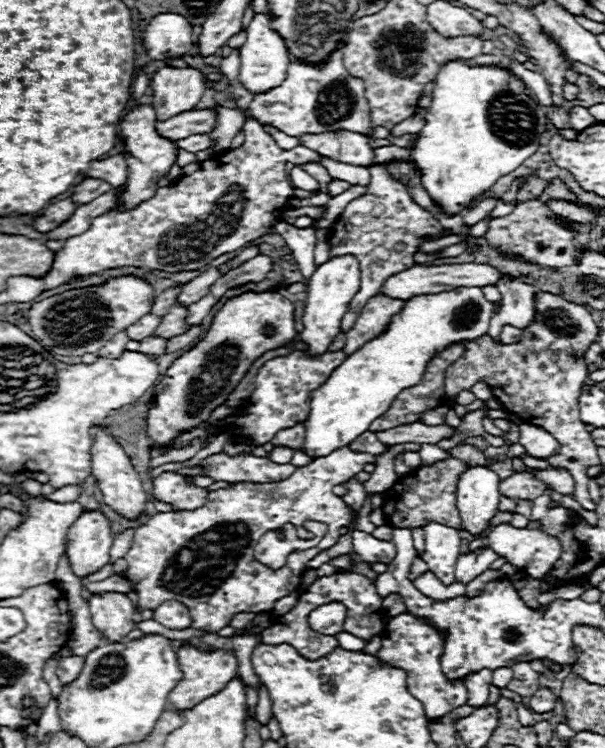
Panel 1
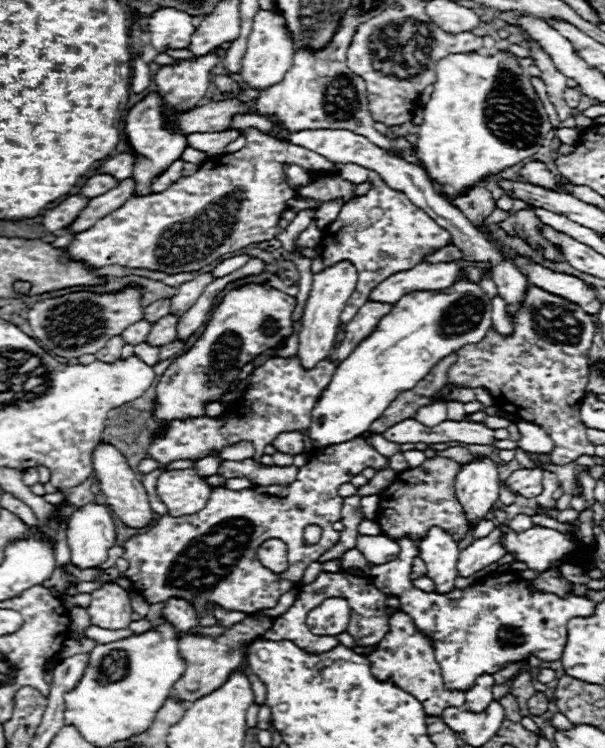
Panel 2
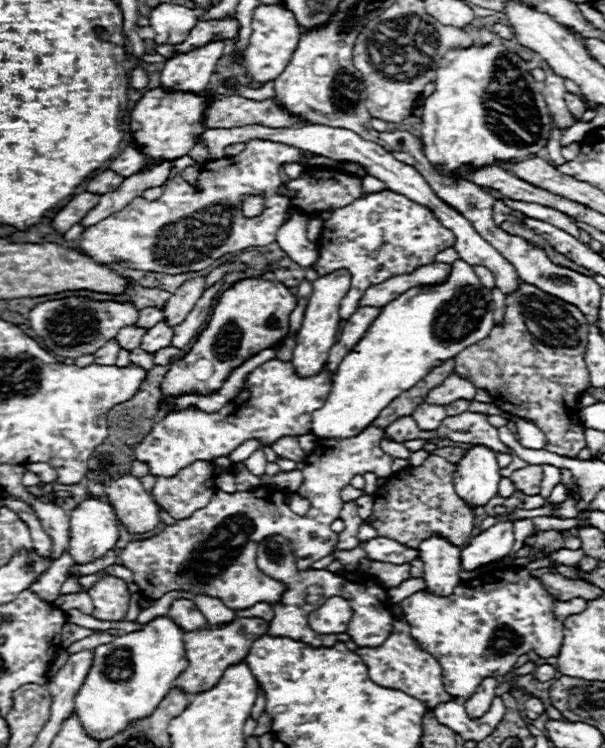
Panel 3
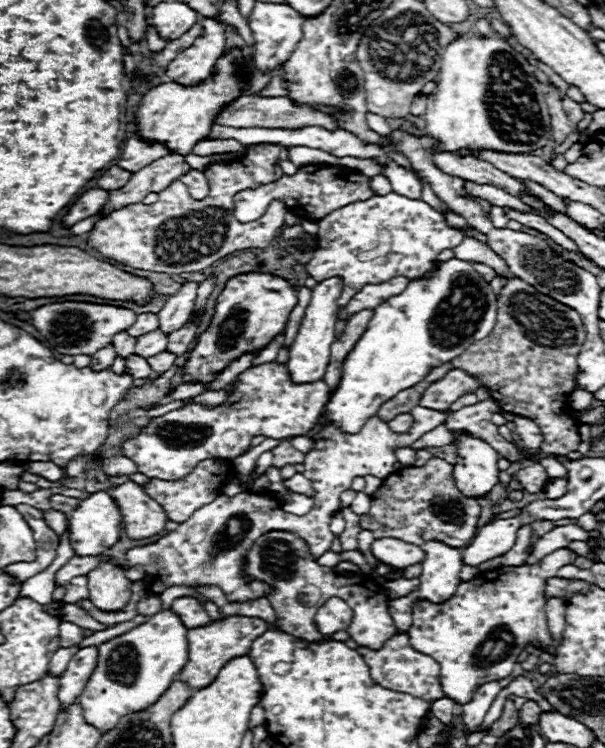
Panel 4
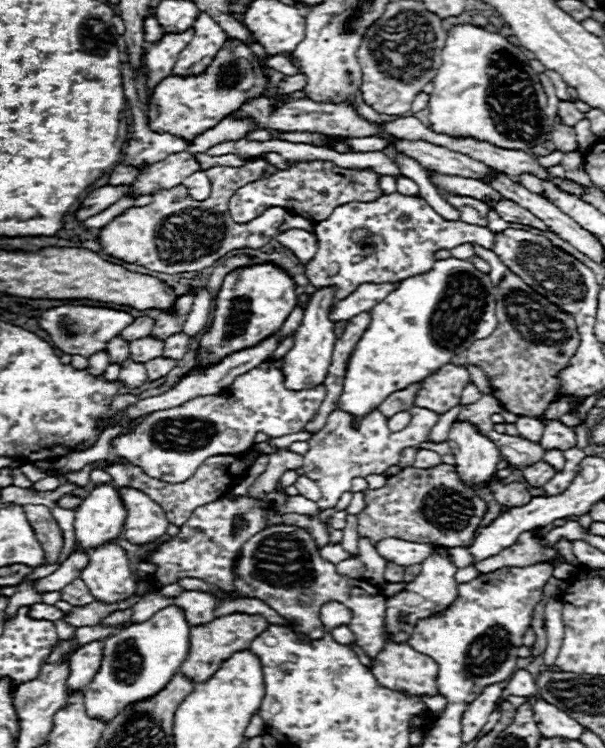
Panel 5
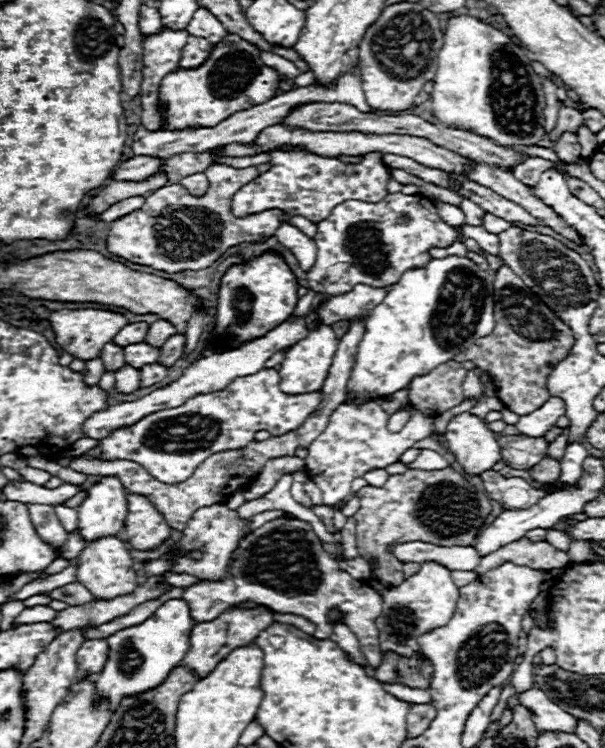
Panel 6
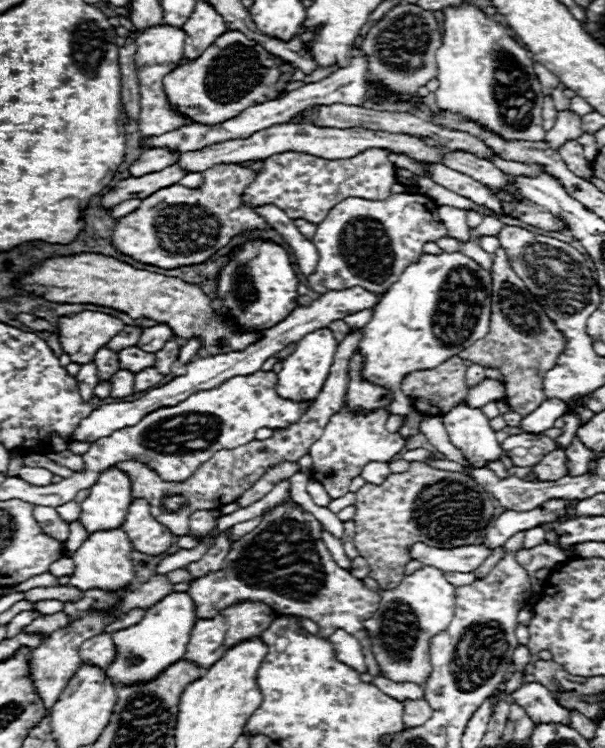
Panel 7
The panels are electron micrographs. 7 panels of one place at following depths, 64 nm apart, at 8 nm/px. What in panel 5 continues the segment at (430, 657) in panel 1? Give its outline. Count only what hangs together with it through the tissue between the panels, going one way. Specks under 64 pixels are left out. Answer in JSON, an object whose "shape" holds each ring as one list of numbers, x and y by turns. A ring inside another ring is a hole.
{"shape":[[386,642,382,652,370,660,372,664,372,674,374,678,378,678,378,682,382,682,382,686,390,686,392,690,400,690,400,692,408,692,414,696,436,696,438,694,438,686,436,686,436,676,438,676,438,664,416,652,412,646,404,644,396,644,396,642]]}

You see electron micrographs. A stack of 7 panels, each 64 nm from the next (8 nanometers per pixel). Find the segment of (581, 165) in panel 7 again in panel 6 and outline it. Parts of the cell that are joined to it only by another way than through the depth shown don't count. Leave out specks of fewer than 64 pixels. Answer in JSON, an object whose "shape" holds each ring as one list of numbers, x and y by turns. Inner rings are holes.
{"shape":[[562,134,554,142,554,152,560,156,564,162,574,162,580,158,580,144,576,140,576,134]]}

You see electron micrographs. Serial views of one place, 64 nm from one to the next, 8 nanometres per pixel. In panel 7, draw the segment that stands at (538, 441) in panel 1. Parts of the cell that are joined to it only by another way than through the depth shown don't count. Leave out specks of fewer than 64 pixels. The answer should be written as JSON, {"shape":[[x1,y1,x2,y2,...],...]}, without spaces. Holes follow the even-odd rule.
{"shape":[[550,398,546,402,542,402,542,406,538,406,538,410,534,410,532,414,524,416,520,422,522,430,530,430,530,434,542,434,544,430,554,428,556,418,560,418,566,412,566,404,558,398]]}

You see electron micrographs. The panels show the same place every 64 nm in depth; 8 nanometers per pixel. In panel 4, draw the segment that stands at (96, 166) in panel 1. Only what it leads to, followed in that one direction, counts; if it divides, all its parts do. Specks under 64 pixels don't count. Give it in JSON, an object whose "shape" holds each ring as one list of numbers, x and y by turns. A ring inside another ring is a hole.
{"shape":[[136,134,126,142,126,148,120,154,120,160,116,162,120,168,130,170,130,172,138,172,140,168,148,166,150,162,162,158,170,154,166,146,160,144,146,144,142,138,138,138]]}

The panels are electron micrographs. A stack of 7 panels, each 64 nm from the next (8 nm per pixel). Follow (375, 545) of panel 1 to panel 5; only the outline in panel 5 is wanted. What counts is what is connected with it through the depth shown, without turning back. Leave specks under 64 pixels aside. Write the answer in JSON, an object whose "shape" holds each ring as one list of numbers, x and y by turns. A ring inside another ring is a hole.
{"shape":[[386,538,376,544,376,552,398,566,412,566,412,564,422,564,430,554,432,546,430,544,418,544,418,542,406,542,398,538]]}

